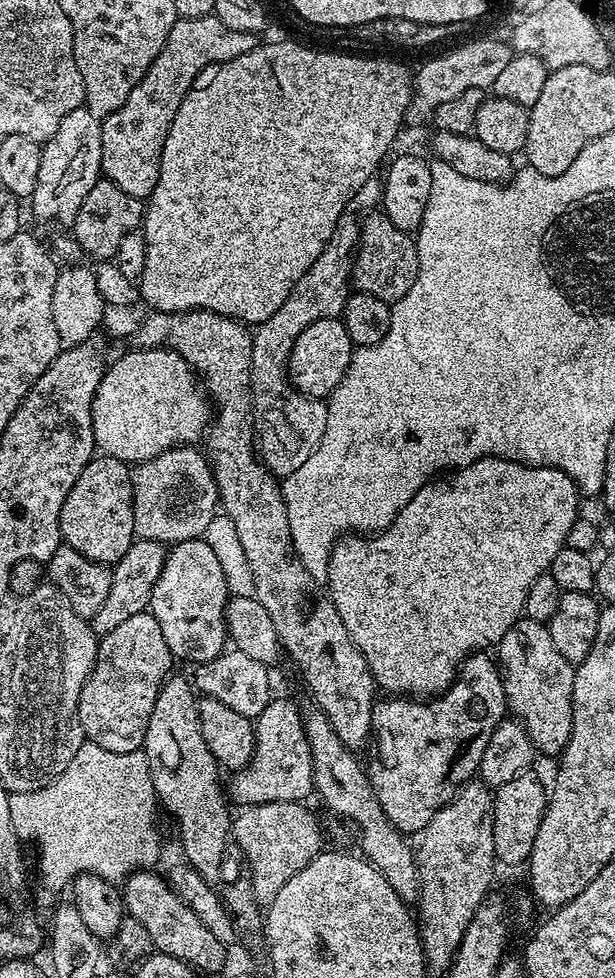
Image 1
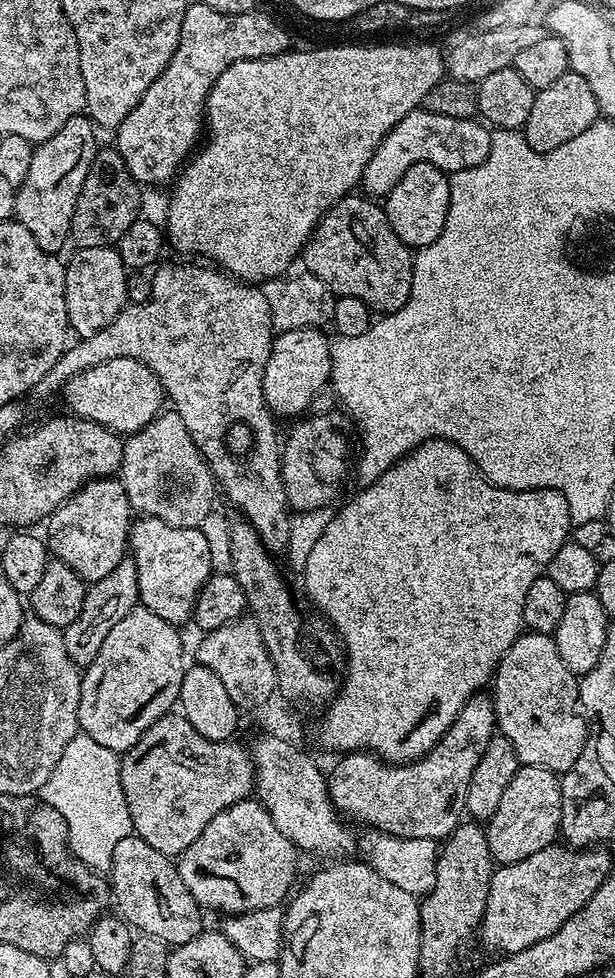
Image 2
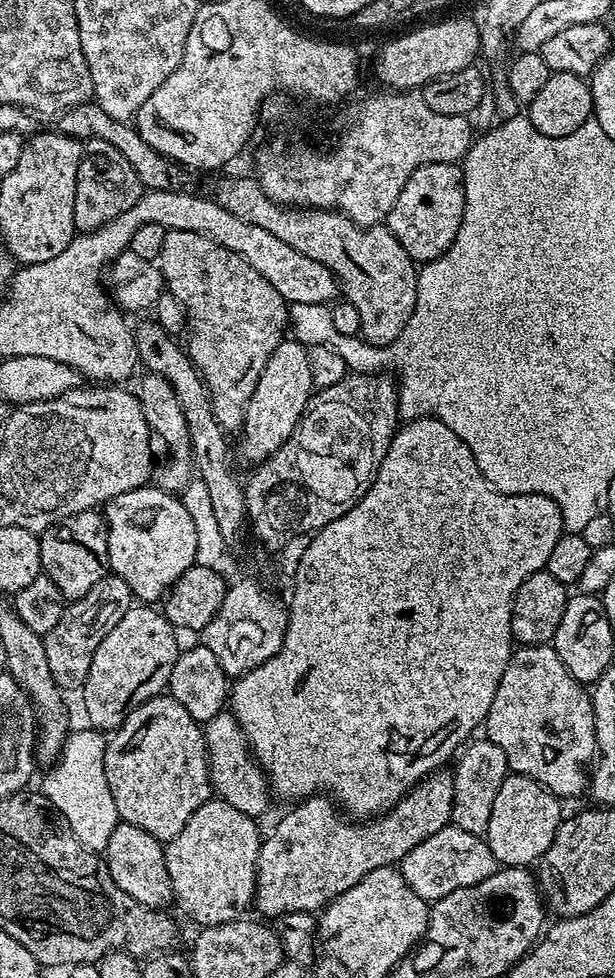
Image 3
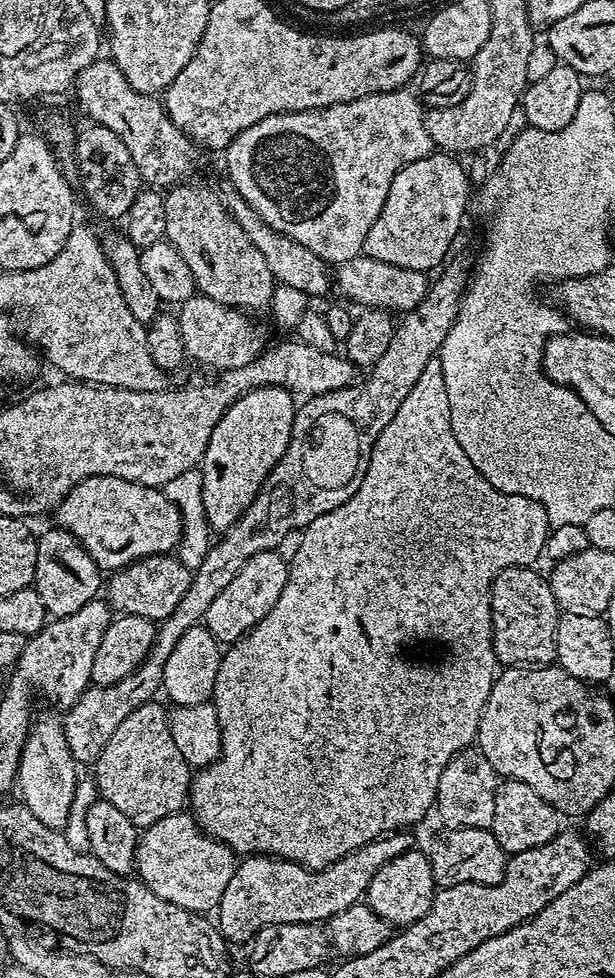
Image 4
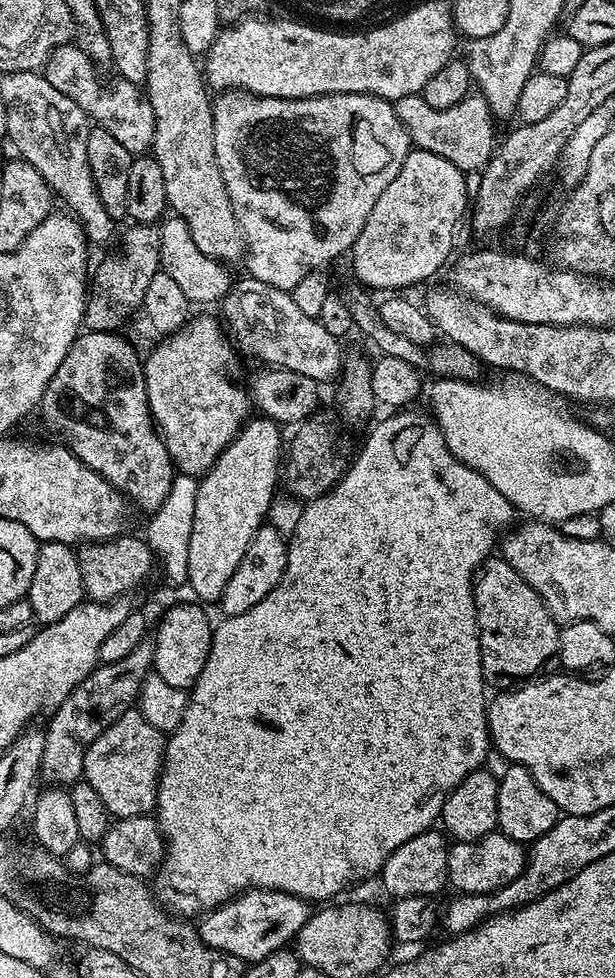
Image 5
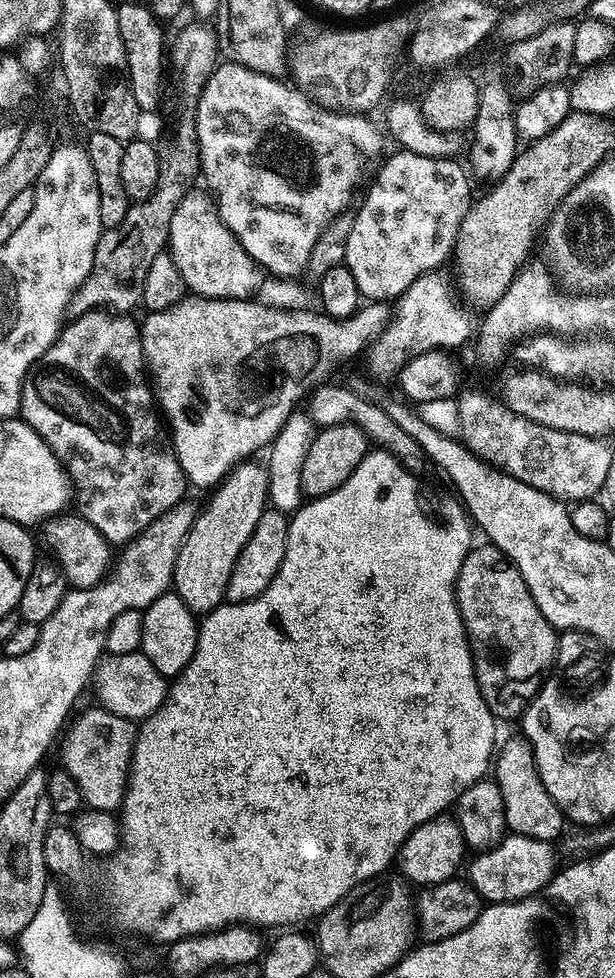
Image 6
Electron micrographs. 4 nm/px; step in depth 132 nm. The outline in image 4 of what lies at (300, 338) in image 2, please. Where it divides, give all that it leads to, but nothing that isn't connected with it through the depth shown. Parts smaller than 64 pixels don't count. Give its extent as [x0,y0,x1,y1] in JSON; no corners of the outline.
[199,388,298,534]

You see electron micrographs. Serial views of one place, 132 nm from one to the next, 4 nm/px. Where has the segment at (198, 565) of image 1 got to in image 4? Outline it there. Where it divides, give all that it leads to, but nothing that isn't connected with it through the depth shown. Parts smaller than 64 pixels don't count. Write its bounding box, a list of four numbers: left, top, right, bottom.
[55,476,182,570]

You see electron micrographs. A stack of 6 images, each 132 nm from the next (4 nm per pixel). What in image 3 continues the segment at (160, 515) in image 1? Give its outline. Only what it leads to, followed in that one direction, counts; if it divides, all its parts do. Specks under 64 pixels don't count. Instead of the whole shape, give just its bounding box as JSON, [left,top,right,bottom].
[134,371,194,494]

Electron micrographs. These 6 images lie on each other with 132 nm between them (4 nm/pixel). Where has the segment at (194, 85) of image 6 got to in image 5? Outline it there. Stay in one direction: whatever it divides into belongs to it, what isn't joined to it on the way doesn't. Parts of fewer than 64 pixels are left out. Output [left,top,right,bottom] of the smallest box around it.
[83,223,161,332]

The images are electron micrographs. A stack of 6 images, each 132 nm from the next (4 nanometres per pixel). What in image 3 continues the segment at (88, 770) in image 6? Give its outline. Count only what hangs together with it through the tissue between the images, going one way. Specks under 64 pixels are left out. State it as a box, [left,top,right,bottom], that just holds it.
[104,694,214,842]

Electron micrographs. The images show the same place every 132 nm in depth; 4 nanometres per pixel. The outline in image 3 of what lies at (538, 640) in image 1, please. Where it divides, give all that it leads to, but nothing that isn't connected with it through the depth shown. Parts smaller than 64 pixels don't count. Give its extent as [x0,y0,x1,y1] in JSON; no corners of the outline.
[482,643,598,798]

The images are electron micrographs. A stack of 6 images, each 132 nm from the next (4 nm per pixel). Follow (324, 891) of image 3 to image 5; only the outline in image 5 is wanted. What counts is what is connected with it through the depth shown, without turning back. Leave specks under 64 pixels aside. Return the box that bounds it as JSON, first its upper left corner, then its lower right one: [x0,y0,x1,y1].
[198,888,309,962]

